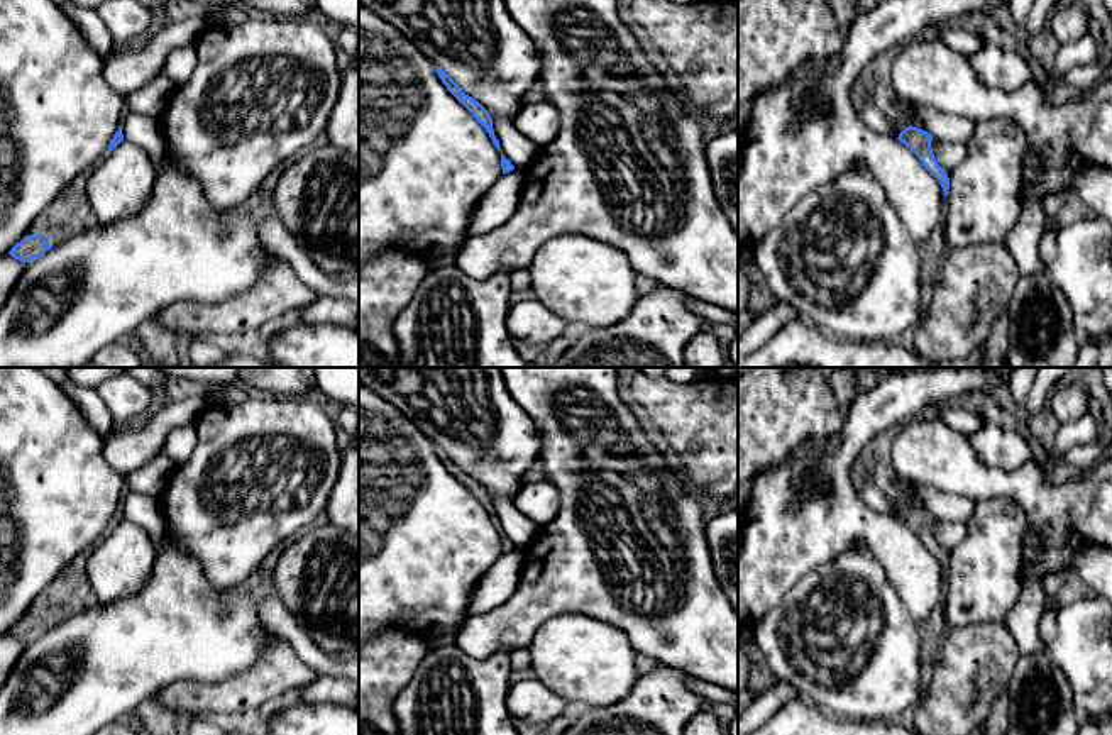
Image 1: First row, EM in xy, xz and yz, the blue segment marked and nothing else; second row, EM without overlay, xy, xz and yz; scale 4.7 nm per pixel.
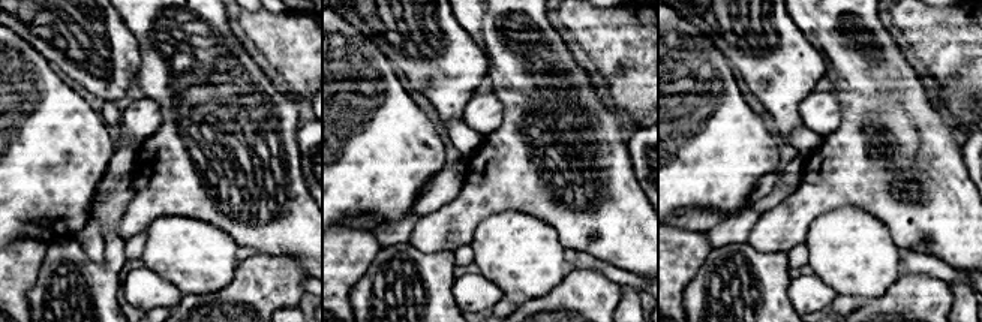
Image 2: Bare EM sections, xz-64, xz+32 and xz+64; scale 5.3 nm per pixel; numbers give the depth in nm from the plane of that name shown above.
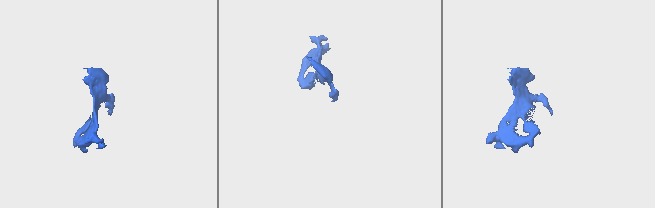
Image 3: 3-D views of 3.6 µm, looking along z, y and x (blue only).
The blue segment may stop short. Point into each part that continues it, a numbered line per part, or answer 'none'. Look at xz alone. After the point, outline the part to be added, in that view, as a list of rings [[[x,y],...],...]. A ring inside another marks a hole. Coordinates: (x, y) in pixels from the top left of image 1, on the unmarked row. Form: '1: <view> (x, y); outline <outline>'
1: xz (513, 525); outline [[[494,498],[493,508],[496,518],[499,520],[501,535],[509,539],[516,549],[525,550],[538,535],[540,527],[526,520],[523,513],[516,510],[513,500]]]

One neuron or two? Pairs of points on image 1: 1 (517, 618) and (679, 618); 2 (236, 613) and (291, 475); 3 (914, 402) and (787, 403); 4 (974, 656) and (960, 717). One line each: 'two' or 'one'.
1: one
2: two
3: two
4: one

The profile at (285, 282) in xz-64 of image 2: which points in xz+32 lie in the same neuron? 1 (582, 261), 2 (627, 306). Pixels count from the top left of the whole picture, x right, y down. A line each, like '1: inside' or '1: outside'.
1: outside
2: outside

